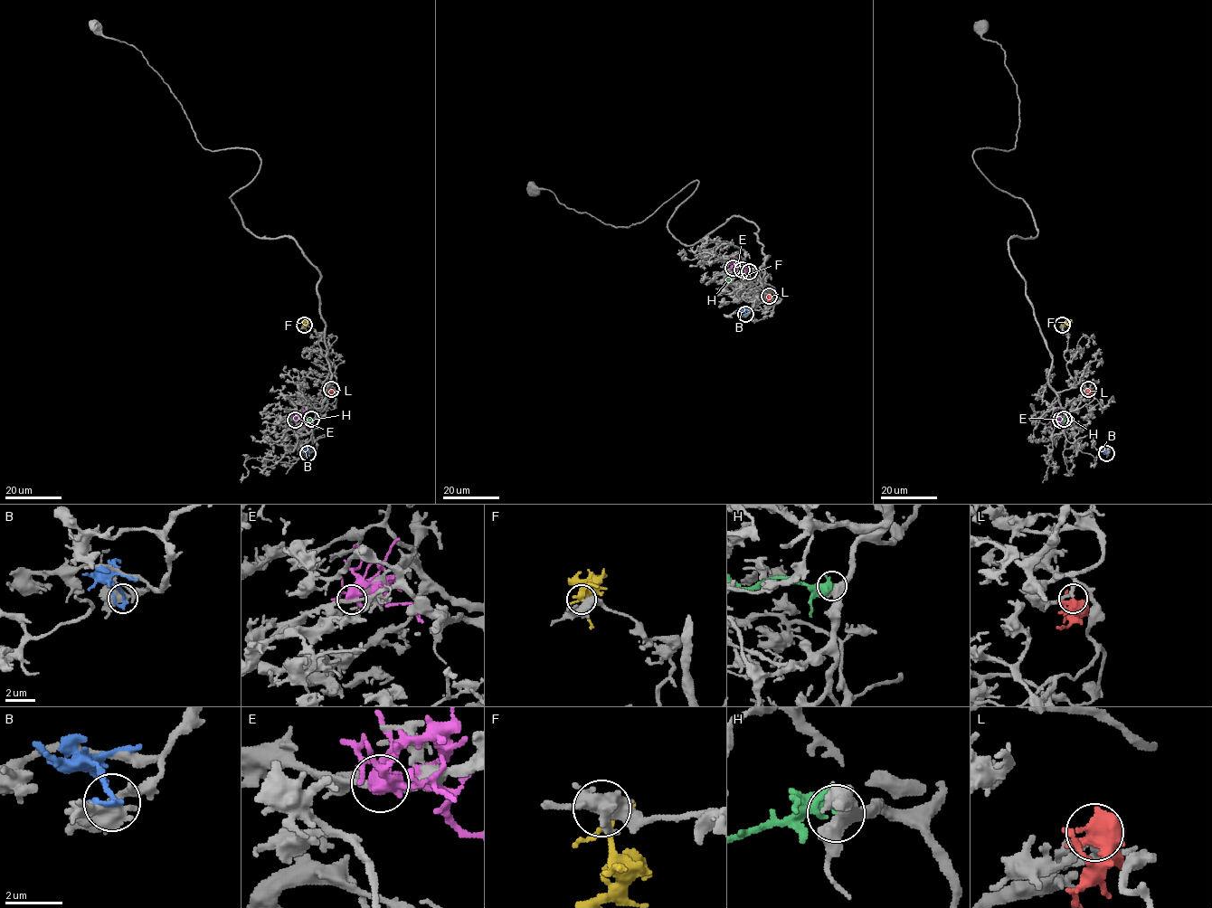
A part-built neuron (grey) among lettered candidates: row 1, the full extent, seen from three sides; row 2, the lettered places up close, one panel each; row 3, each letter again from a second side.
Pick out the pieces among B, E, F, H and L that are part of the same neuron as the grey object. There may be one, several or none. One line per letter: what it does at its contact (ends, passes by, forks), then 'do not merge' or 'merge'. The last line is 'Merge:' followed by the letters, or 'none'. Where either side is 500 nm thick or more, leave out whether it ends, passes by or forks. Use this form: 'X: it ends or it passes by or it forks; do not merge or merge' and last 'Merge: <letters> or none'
B: it passes by; do not merge
E: it forks; do not merge
F: it ends; do not merge
H: it ends; do not merge
L: it passes by; merge
Merge: L

